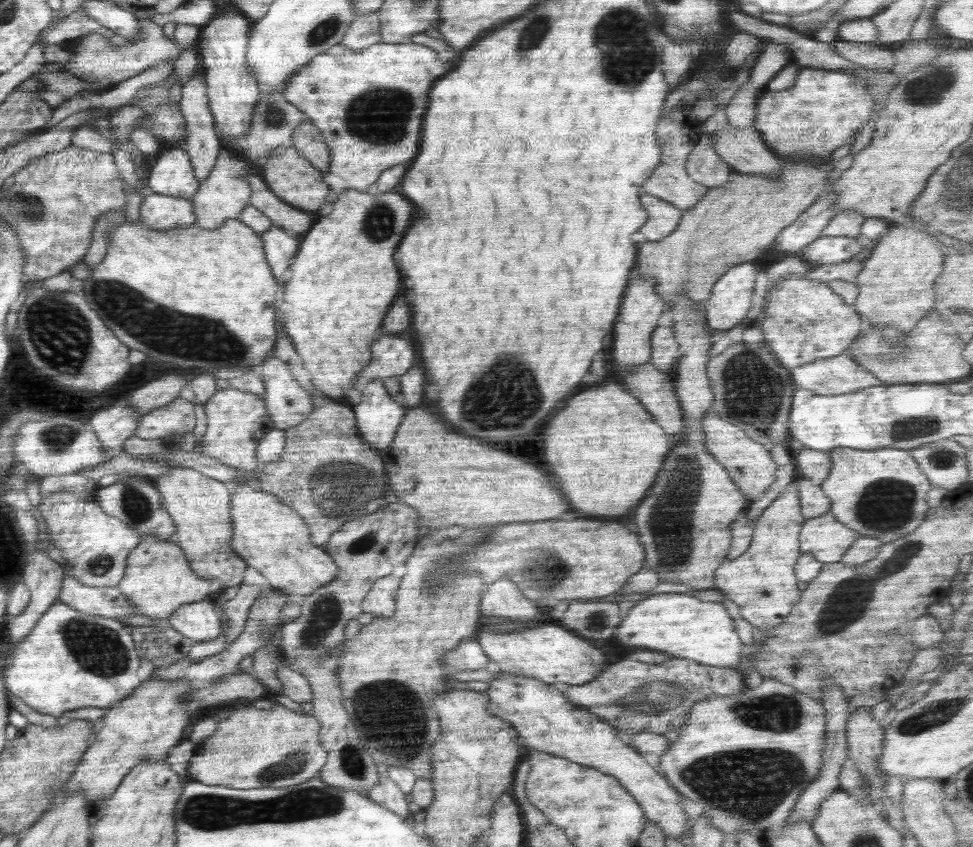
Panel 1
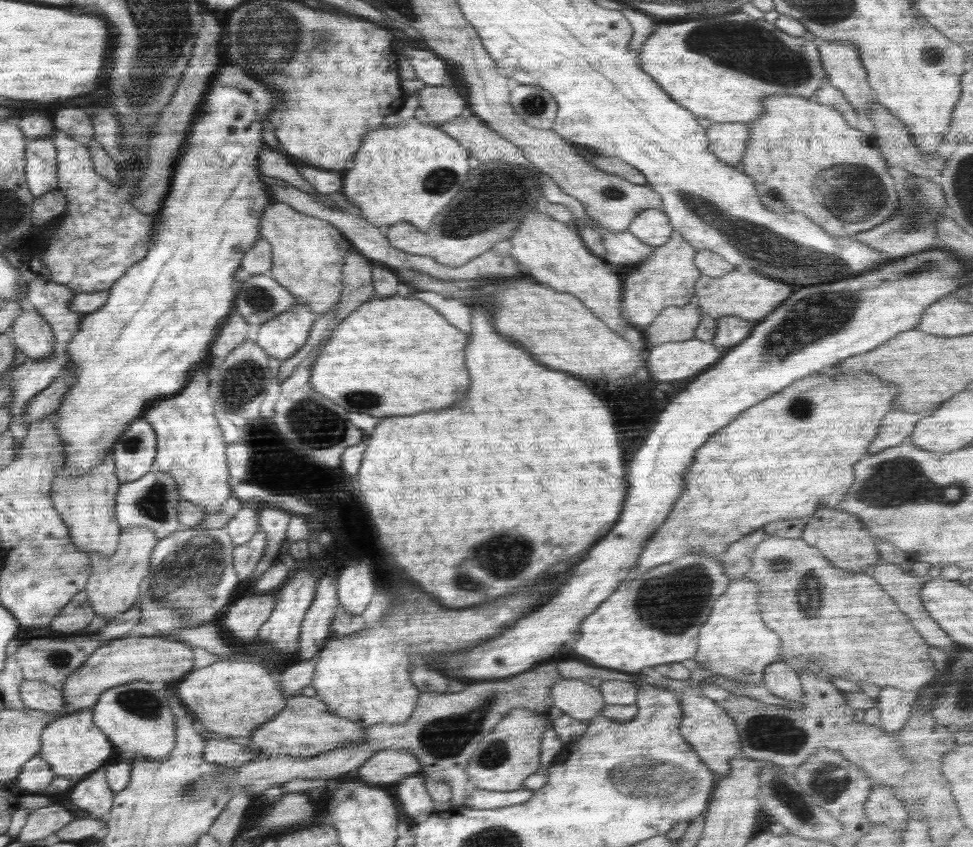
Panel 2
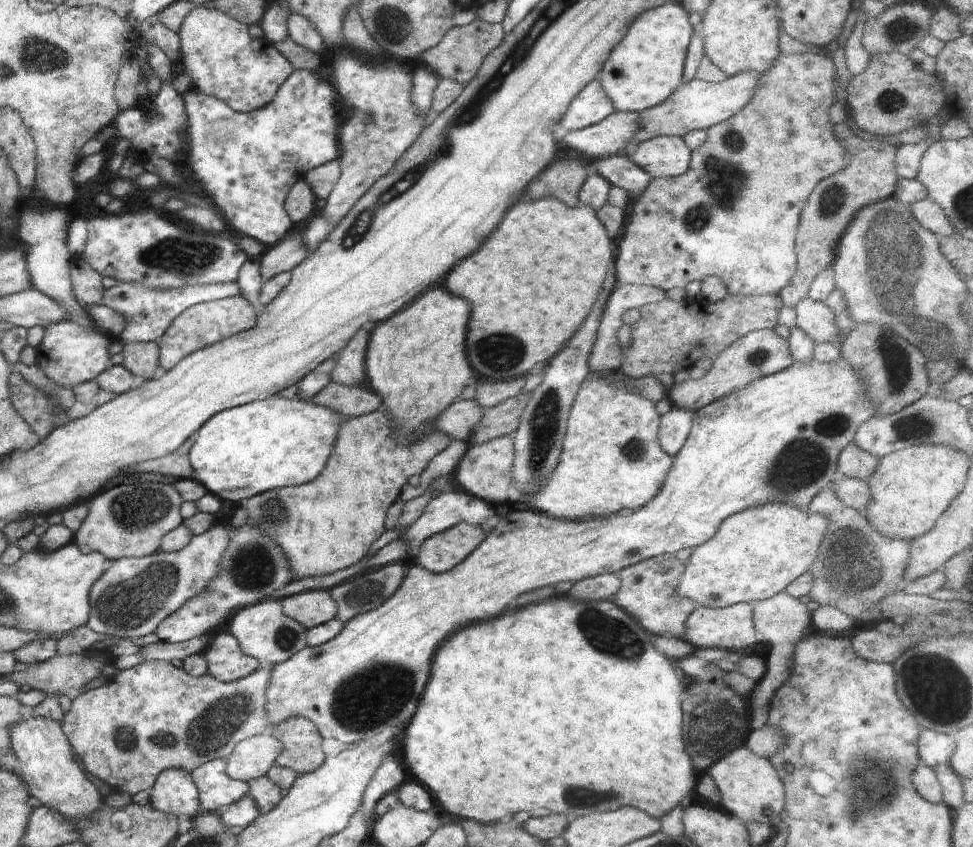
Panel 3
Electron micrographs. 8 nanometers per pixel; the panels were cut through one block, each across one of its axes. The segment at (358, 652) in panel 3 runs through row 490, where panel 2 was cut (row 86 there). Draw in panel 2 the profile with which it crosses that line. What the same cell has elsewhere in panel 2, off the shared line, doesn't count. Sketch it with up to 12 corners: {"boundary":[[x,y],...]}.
{"boundary":[[741,10],[664,22],[639,67],[682,108],[750,122],[810,98],[810,36]]}

